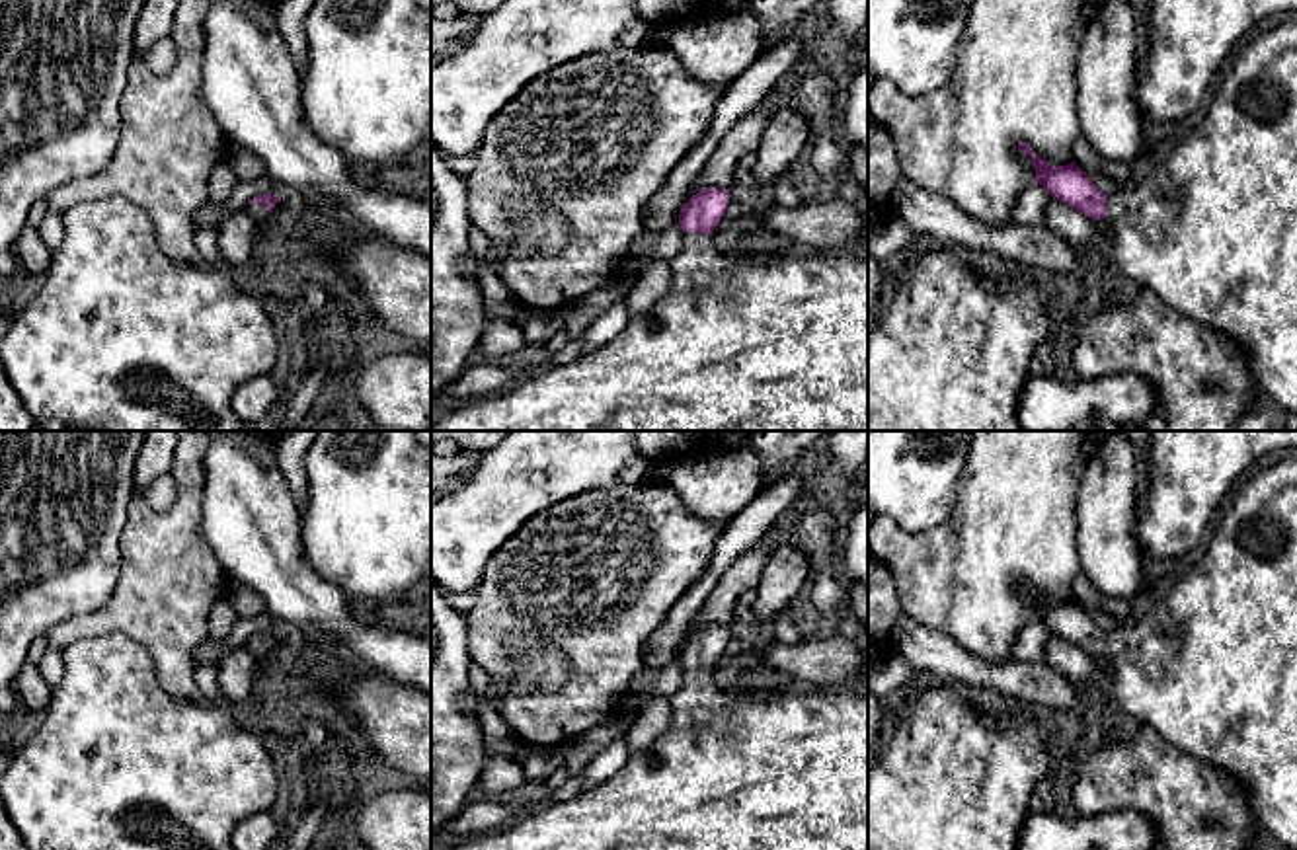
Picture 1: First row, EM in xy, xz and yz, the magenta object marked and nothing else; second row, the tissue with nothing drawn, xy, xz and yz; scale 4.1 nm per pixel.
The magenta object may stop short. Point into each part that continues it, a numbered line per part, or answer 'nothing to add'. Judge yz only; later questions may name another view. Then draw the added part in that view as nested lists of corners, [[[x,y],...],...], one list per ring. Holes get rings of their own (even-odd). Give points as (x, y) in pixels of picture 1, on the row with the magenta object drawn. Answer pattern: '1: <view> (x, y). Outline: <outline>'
1: yz (1214, 231). Outline: [[[1281,18],[1233,55],[1205,119],[1174,148],[1170,158],[1147,179],[1120,185],[1108,195],[1106,220],[1114,228],[1114,261],[1133,289],[1151,289],[1180,316],[1235,339],[1266,400],[1297,413],[1297,18]]]

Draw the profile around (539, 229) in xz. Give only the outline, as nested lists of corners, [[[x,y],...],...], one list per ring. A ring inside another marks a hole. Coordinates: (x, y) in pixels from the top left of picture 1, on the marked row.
[[[511,201],[507,209],[517,220],[519,253],[552,253],[568,244],[571,230],[552,209],[532,201]]]

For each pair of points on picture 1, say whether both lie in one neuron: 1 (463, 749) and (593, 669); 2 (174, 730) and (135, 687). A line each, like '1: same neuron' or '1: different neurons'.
1: different neurons
2: same neuron

